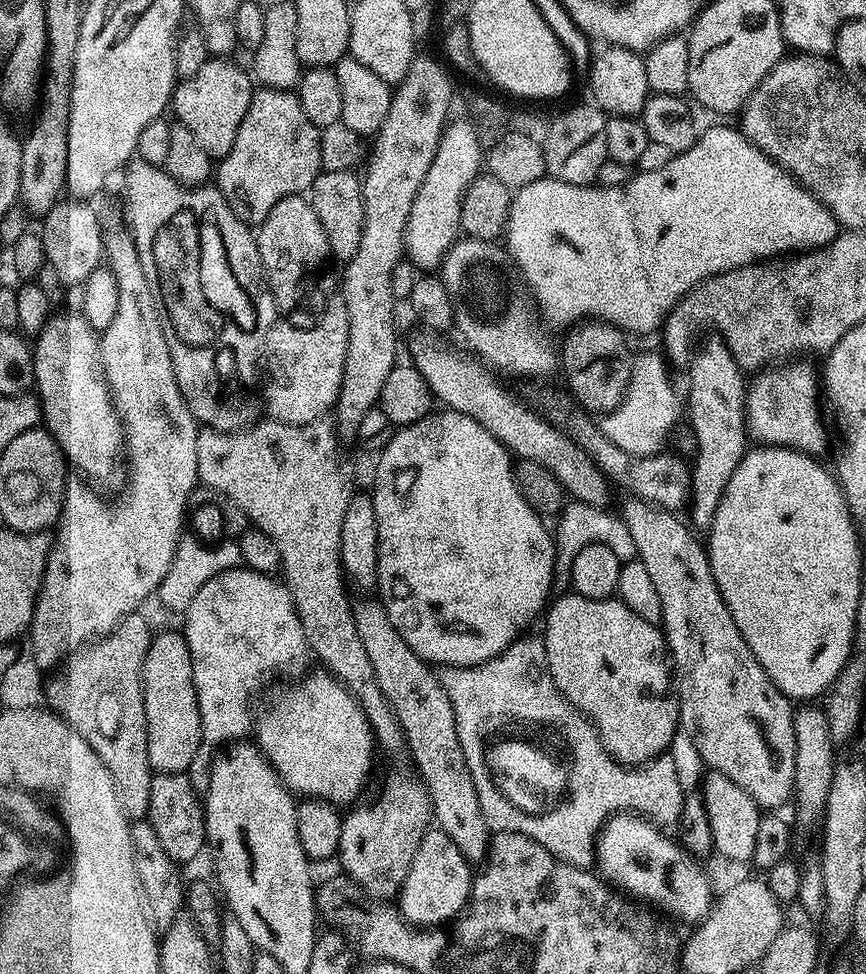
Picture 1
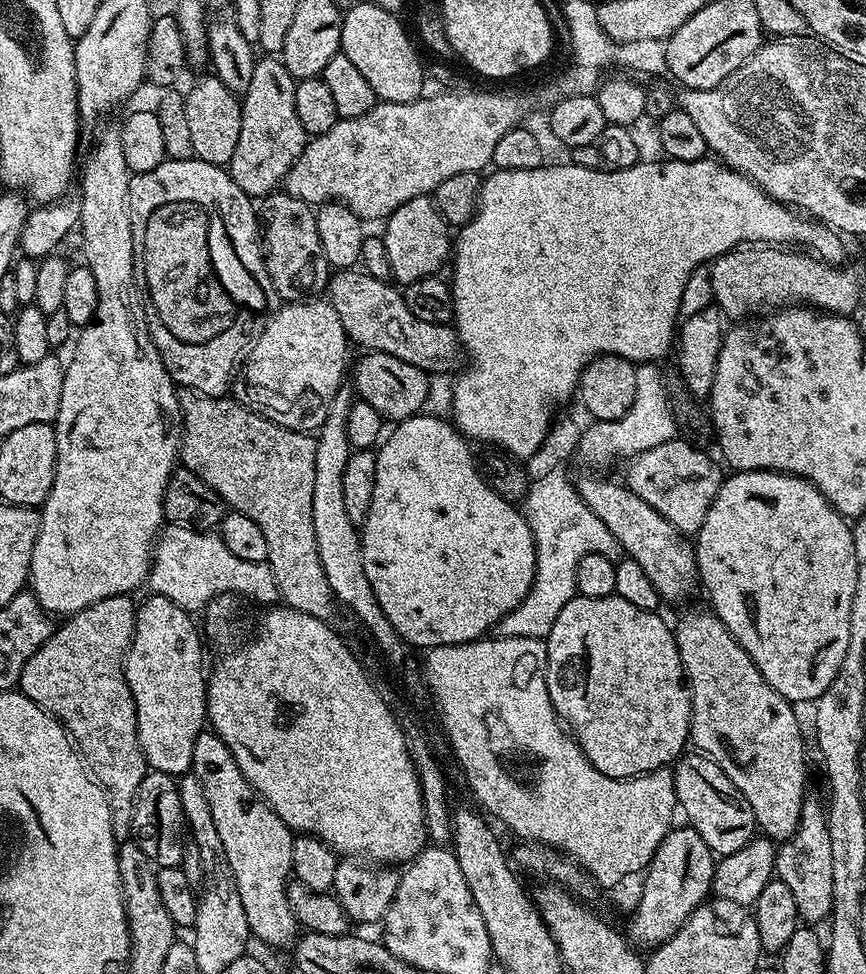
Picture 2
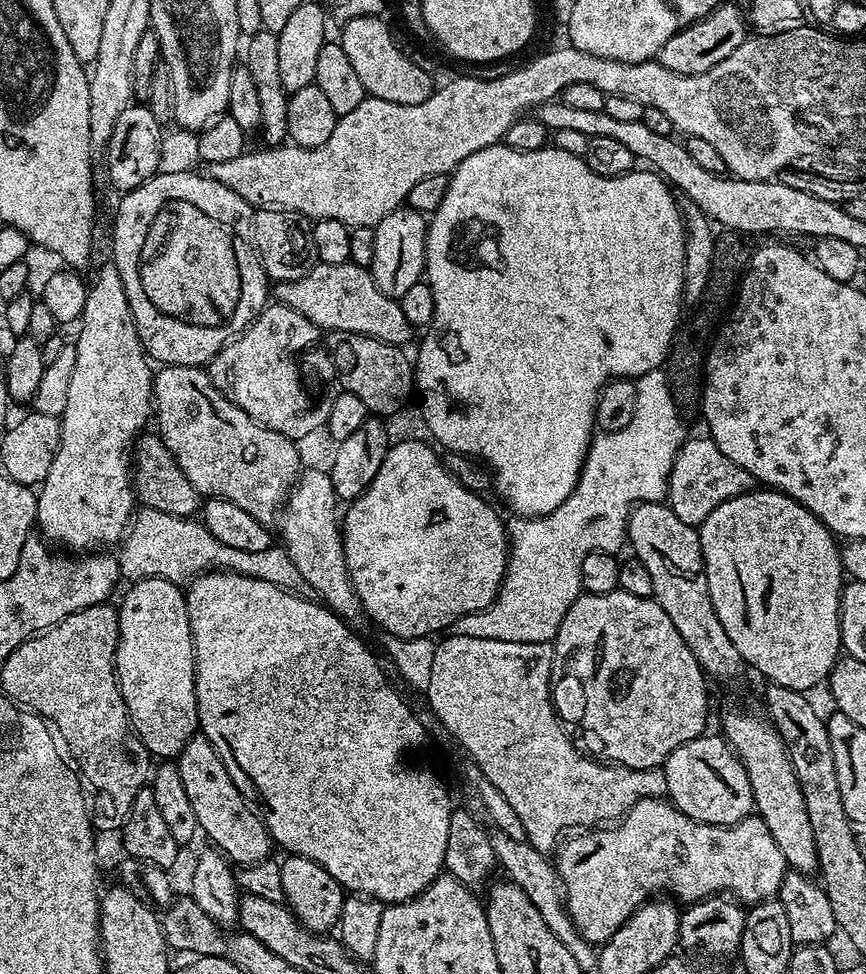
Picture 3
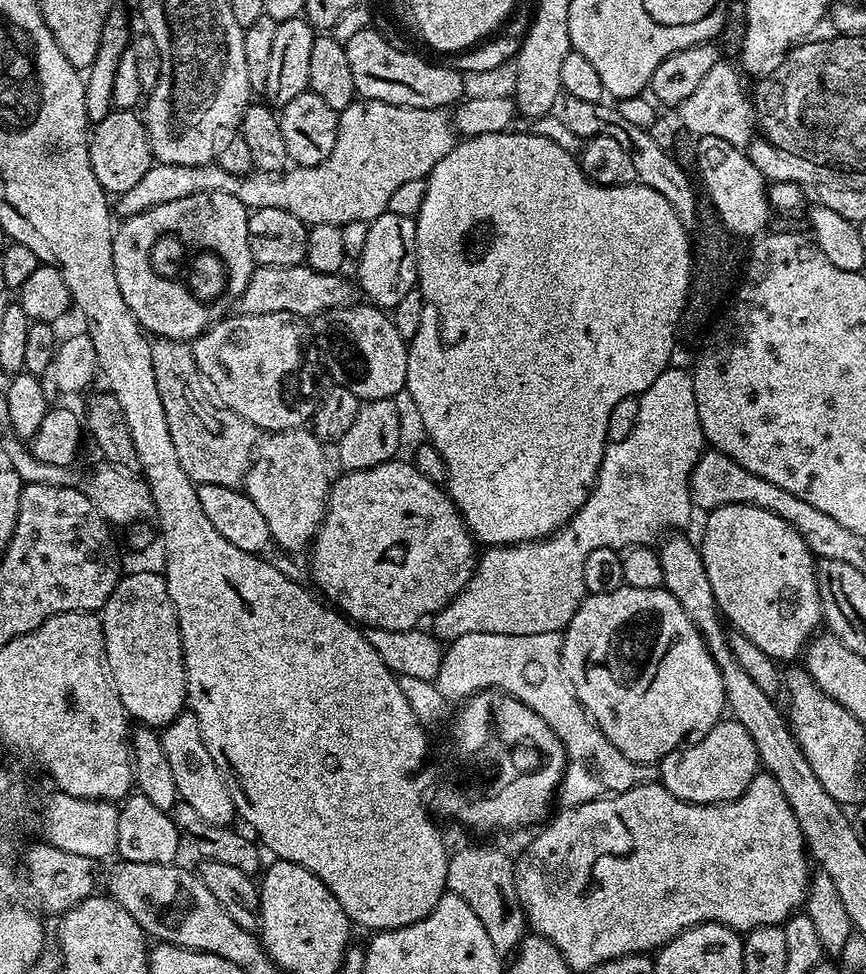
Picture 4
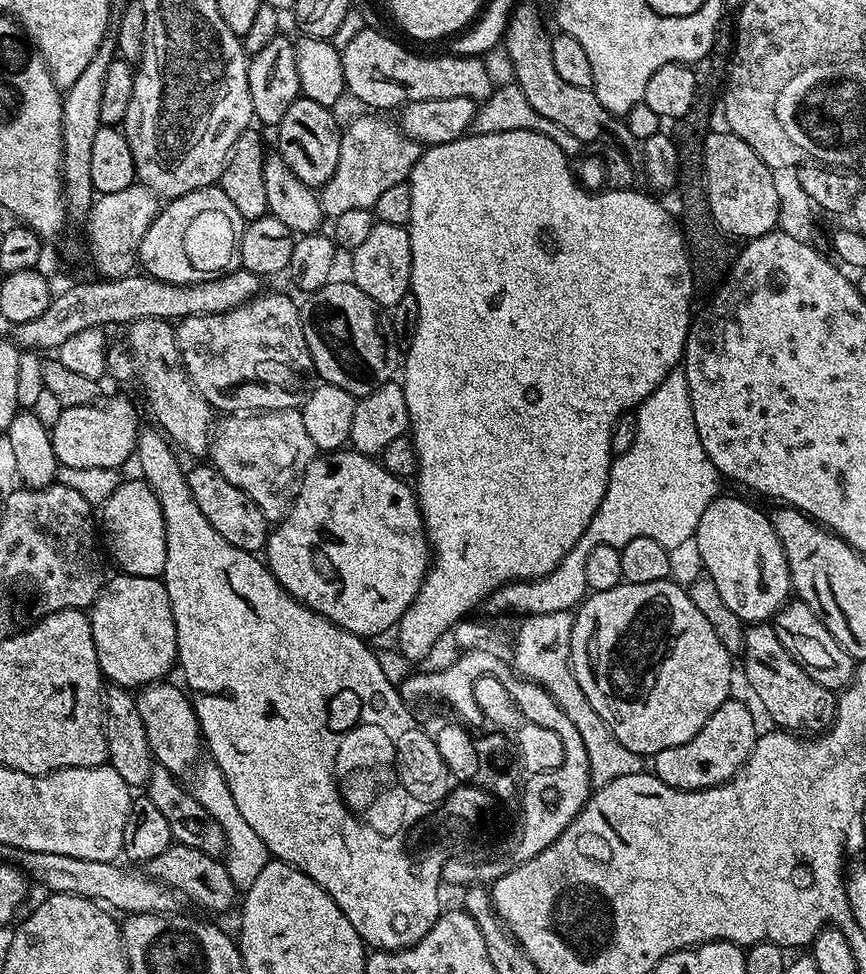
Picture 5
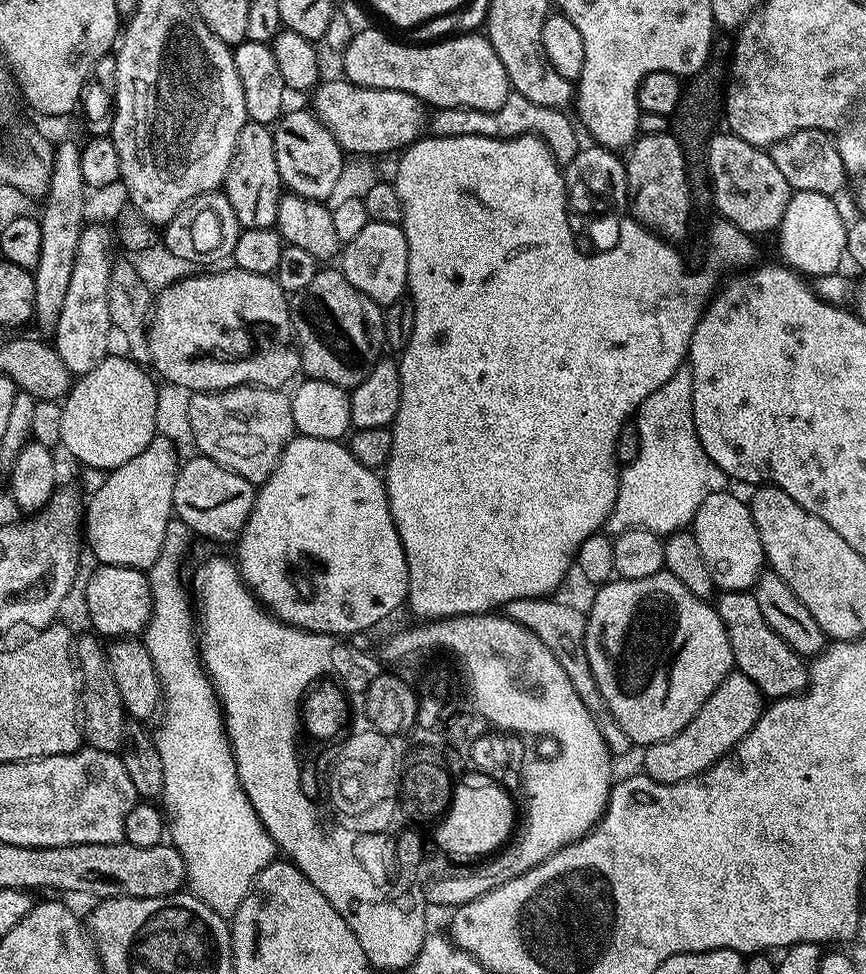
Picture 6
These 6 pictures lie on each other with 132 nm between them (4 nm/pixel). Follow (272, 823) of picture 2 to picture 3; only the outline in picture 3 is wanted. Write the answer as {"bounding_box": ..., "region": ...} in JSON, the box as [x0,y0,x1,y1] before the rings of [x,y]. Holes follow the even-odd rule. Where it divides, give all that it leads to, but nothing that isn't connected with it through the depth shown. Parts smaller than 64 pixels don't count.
{"bounding_box":[174,734,274,865],"region":[[[202,734],[191,736],[174,763],[178,774],[182,774],[182,787],[186,790],[186,798],[190,798],[194,818],[198,818],[199,831],[203,835],[205,832],[233,865],[256,864],[269,859],[271,852],[268,851],[274,848],[274,841],[268,835],[268,828],[242,798],[230,774],[226,774],[226,766],[222,766],[211,742]]]}

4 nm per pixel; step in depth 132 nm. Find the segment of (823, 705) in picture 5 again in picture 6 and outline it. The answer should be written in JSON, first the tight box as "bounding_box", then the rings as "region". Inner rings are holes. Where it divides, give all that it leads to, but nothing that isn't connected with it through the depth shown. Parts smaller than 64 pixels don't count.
{"bounding_box":[714,591,810,701],"region":[[[721,591],[719,595],[720,601],[715,601],[714,607],[728,631],[732,658],[738,671],[750,678],[750,682],[758,686],[761,696],[769,701],[786,700],[803,693],[810,684],[809,669],[800,655],[778,634],[774,634],[766,618],[762,618],[755,595],[726,591]]]}

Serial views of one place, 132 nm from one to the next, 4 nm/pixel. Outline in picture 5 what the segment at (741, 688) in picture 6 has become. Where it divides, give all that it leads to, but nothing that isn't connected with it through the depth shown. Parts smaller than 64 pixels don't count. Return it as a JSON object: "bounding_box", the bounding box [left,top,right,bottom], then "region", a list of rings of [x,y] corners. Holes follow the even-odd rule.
{"bounding_box":[654,698,758,792],"region":[[[730,698],[690,738],[690,742],[682,742],[682,746],[670,746],[670,750],[662,750],[654,758],[654,775],[666,786],[681,788],[684,792],[699,792],[701,788],[716,788],[732,779],[740,768],[748,761],[752,748],[756,744],[758,729],[752,712],[736,698]]]}

